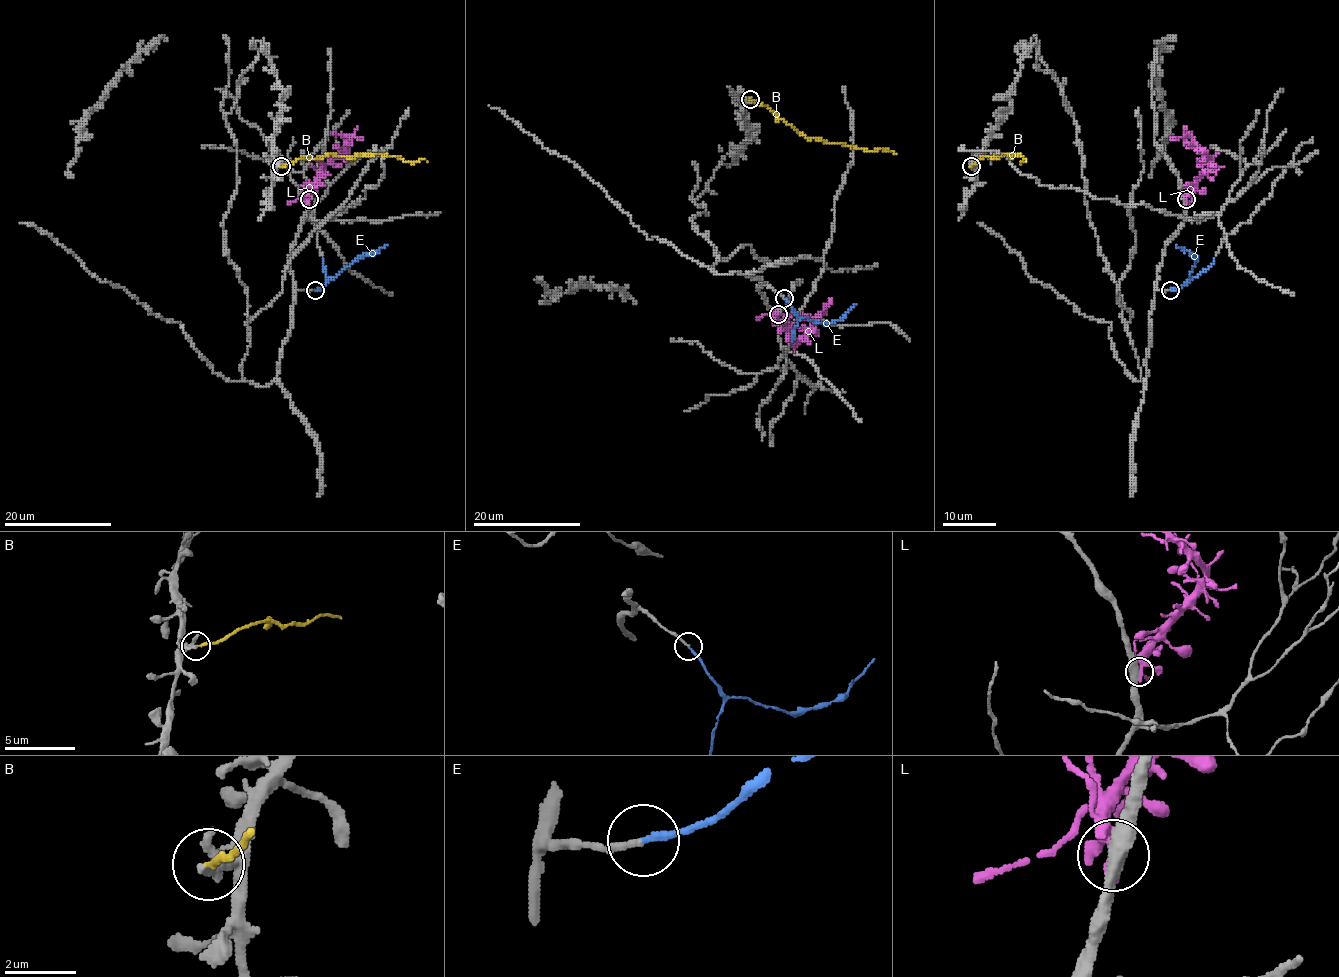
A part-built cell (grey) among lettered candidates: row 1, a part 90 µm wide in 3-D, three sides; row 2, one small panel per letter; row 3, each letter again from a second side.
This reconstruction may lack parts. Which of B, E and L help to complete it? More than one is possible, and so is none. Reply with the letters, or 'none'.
E

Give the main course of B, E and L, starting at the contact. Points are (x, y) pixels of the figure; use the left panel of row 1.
B: (280, 166), (302, 158), (335, 154), (341, 157), (385, 153), (409, 162), (426, 161)
E: (315, 289), (353, 262), (386, 245)
L: (308, 200), (308, 190), (319, 171), (345, 147), (345, 142), (349, 138), (362, 139)

